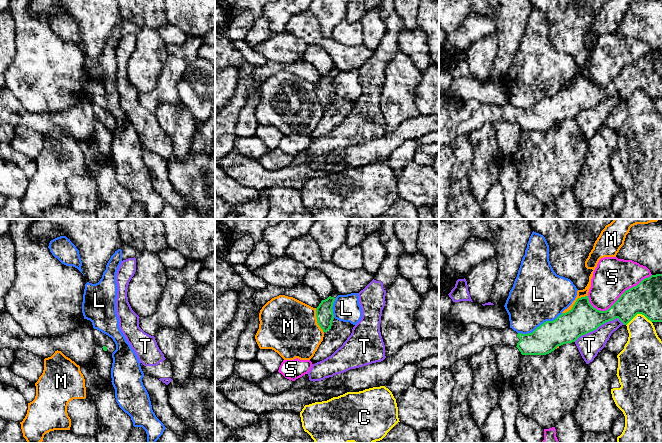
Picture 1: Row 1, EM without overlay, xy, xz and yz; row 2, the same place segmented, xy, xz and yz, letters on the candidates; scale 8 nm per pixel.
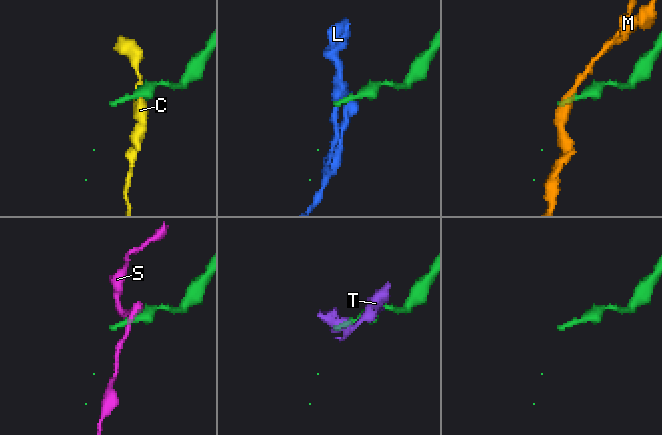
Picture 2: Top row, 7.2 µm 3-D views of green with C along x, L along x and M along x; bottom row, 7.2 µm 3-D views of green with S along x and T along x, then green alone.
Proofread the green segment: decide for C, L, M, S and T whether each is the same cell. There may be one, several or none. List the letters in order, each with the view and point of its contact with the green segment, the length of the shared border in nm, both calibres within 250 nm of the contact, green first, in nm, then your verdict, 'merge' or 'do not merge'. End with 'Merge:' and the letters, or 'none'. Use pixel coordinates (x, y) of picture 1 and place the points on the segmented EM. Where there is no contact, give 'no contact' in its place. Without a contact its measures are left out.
C: yz (638, 313) | 220 nm | 260/260 nm | do not merge
L: yz (541, 324) | 400 nm | 240/440 nm | do not merge
M: yz (575, 303) | 260 nm | 240/60 nm | do not merge
S: yz (620, 297) | 550 nm | 260/300 nm | do not merge
T: yz (599, 325) | 440 nm | 240/180 nm | do not merge
Merge: none

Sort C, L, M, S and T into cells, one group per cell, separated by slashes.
C / L / M / S / T

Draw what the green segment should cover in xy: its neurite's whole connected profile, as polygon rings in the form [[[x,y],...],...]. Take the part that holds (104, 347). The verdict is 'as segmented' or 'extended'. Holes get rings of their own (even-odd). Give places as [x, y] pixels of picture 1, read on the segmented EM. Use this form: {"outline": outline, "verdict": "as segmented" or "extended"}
{"outline": [[[97,329],[93,330],[93,334],[96,345],[101,346],[104,351],[112,354],[116,350],[116,344],[111,337]]], "verdict": "extended"}

